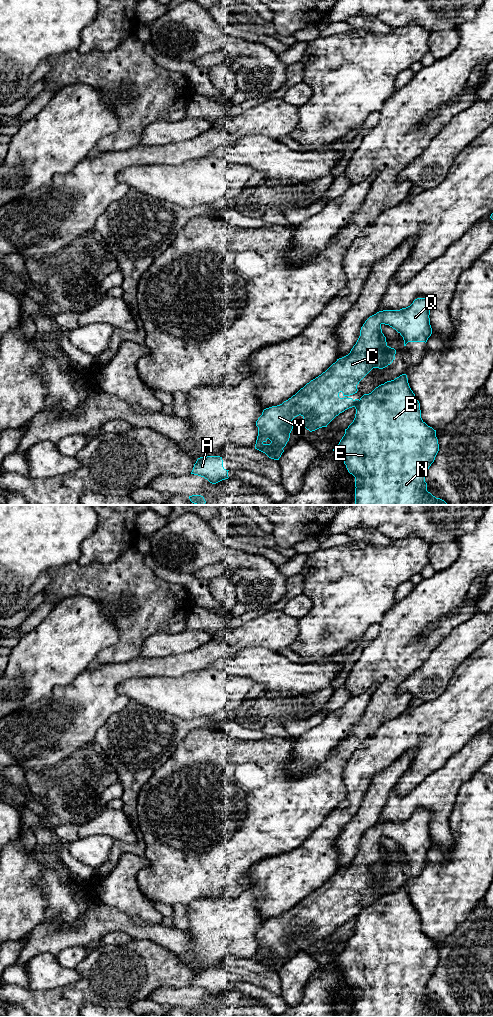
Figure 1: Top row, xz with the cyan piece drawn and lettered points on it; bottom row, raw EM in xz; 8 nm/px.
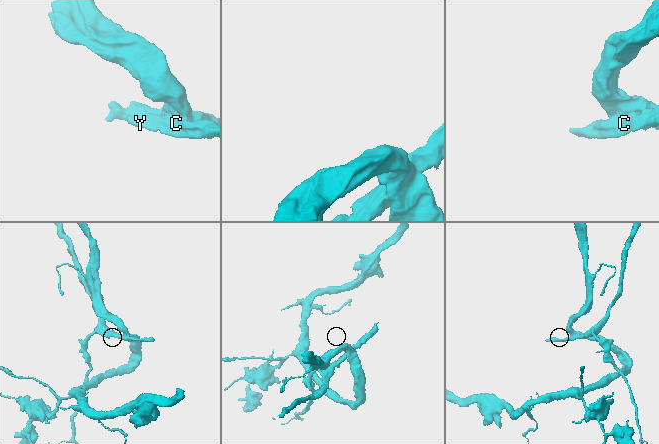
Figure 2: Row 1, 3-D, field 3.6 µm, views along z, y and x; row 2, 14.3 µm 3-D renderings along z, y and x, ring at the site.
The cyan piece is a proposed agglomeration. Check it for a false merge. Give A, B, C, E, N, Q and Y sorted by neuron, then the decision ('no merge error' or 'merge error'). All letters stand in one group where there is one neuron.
groups A C Q Y / B E N; merge error

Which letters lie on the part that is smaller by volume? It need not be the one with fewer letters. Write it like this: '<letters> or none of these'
A, C, Q, Y

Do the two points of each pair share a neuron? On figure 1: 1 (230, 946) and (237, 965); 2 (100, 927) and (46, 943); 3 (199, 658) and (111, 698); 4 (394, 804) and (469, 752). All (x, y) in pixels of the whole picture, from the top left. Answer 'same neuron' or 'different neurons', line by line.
1: different neurons
2: same neuron
3: same neuron
4: same neuron

